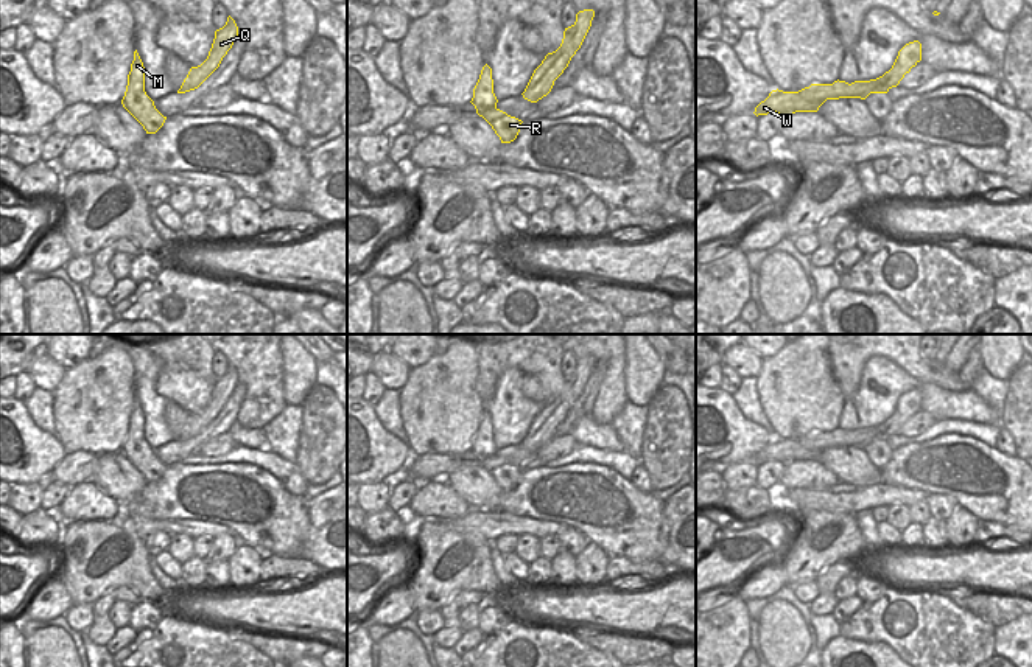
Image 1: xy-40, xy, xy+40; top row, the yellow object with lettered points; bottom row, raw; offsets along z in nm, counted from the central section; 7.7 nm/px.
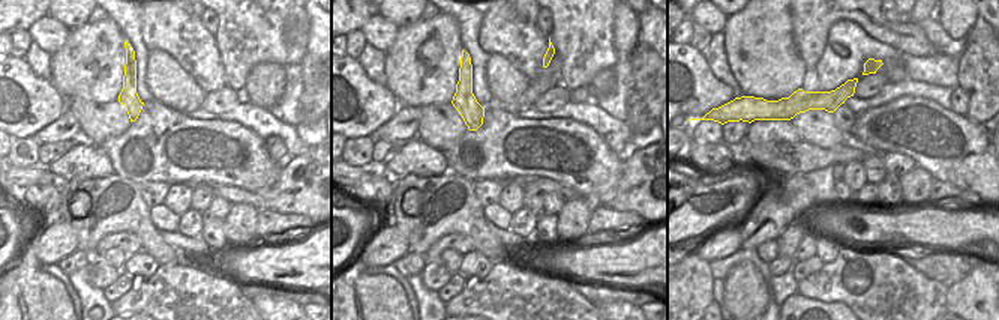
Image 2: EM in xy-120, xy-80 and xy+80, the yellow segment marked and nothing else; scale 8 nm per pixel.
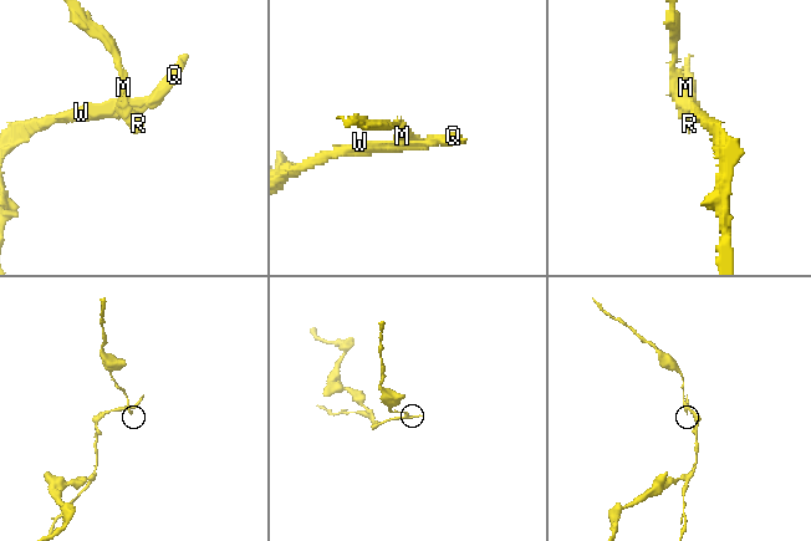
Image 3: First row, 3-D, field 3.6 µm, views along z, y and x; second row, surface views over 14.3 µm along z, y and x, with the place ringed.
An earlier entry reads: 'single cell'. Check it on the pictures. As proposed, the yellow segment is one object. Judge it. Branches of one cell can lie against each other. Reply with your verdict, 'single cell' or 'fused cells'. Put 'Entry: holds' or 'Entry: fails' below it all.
fused cells
Entry: fails

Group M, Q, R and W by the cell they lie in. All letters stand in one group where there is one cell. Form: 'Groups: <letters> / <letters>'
Groups: M R / Q W

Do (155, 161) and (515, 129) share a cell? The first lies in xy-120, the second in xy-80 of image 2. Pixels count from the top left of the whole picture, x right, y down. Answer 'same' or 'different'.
same

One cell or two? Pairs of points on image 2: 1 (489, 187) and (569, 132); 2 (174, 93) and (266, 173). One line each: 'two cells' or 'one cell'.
1: two cells
2: two cells

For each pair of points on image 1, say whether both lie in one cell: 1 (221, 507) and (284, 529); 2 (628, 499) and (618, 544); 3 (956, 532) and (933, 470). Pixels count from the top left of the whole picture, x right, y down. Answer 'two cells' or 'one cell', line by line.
1: one cell
2: one cell
3: one cell

